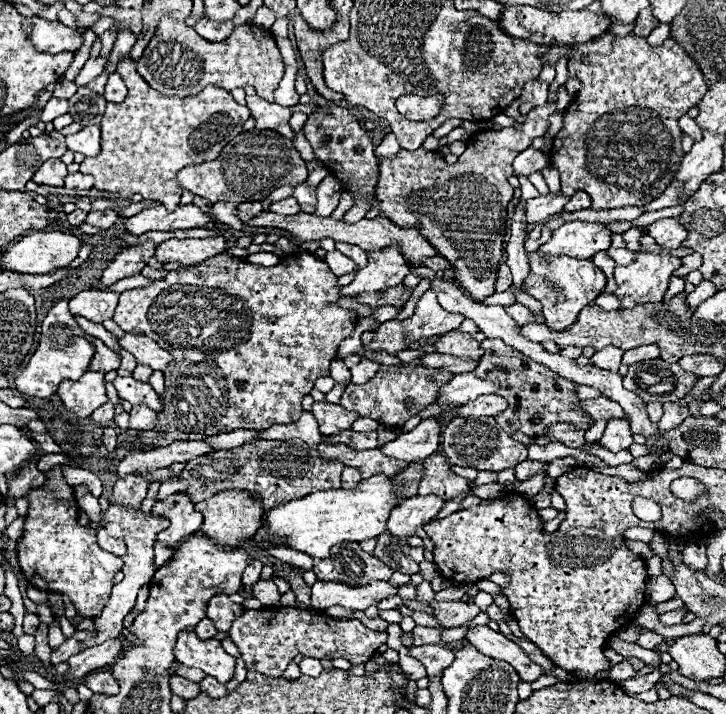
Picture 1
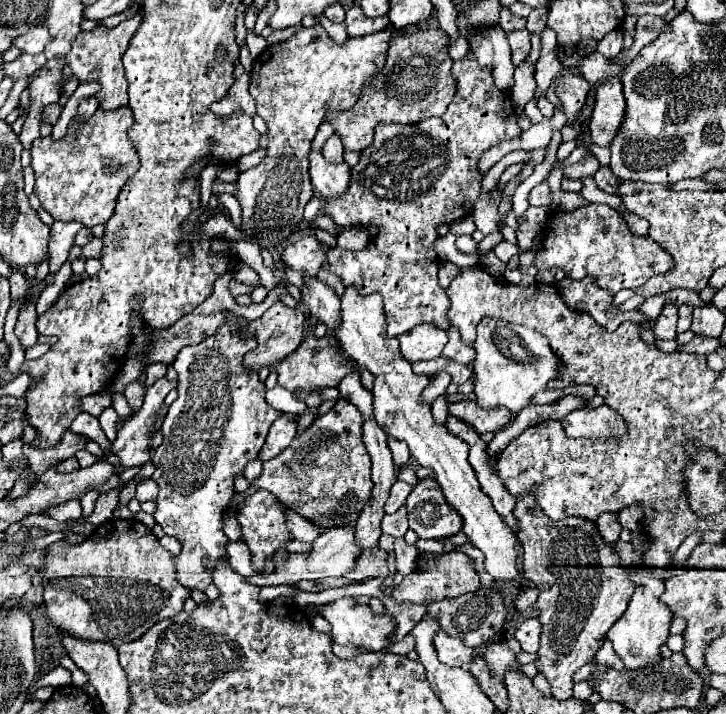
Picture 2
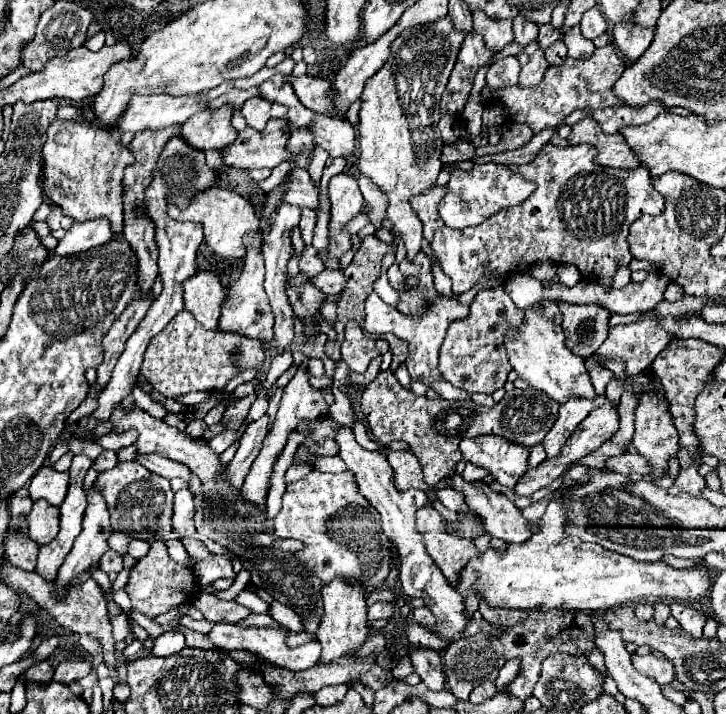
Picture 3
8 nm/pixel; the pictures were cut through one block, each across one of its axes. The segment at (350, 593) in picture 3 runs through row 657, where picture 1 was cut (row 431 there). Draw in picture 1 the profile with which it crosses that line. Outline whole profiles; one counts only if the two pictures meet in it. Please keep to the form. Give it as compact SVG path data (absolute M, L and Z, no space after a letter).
M314 402L310 412L318 420L320 432L324 436L334 436L334 432L352 428L352 424L360 418L356 412L340 408L340 404L330 404L330 402Z

